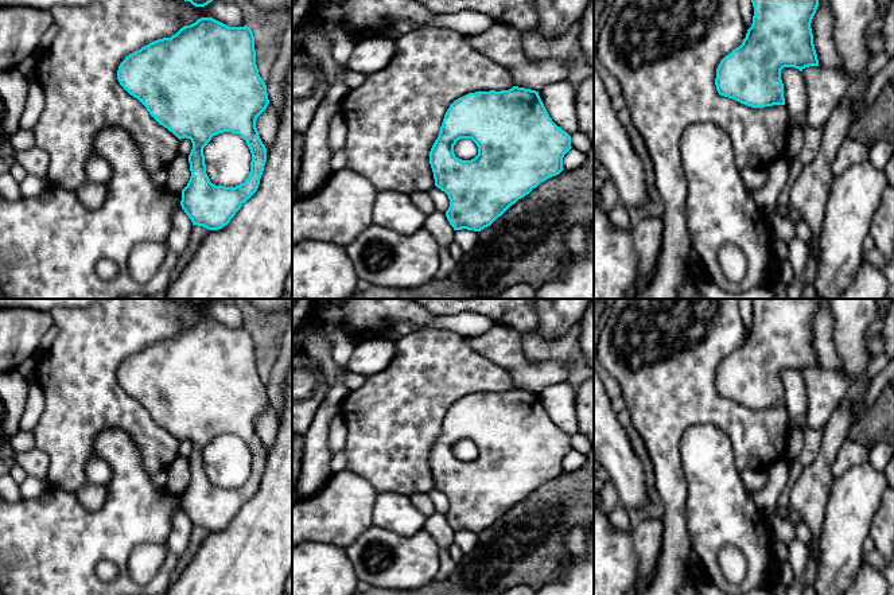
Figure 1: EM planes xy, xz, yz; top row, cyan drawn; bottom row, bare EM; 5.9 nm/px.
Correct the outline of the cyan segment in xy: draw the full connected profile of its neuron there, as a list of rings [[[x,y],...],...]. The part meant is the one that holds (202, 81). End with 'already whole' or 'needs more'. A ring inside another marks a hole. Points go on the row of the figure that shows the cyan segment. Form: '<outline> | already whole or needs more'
[[[201,18],[182,27],[171,38],[158,39],[125,57],[118,66],[117,79],[160,125],[179,140],[191,140],[191,176],[182,190],[180,206],[193,225],[209,230],[226,226],[257,191],[267,162],[267,148],[259,136],[256,120],[267,109],[269,100],[267,85],[256,65],[252,30],[246,26],[229,27],[213,18]],[[224,132],[240,135],[252,153],[249,176],[236,187],[215,186],[206,174],[203,148],[213,136]]] | already whole

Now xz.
[[[513,86],[509,90],[469,93],[455,100],[447,109],[440,132],[429,151],[429,164],[435,186],[450,199],[446,217],[454,230],[481,232],[490,226],[518,199],[528,195],[541,182],[559,175],[563,158],[571,149],[571,136],[549,117],[539,92]],[[460,139],[471,139],[478,147],[478,155],[471,160],[455,156],[454,145]]] | already whole

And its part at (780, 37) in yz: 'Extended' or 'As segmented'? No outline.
As segmented

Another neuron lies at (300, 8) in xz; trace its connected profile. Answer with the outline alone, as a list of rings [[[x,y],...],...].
[[[295,0],[292,3],[292,31],[299,26],[299,23],[310,11],[311,0]]]

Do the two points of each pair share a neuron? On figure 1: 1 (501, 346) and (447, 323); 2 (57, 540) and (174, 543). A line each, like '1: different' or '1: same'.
1: different
2: different

